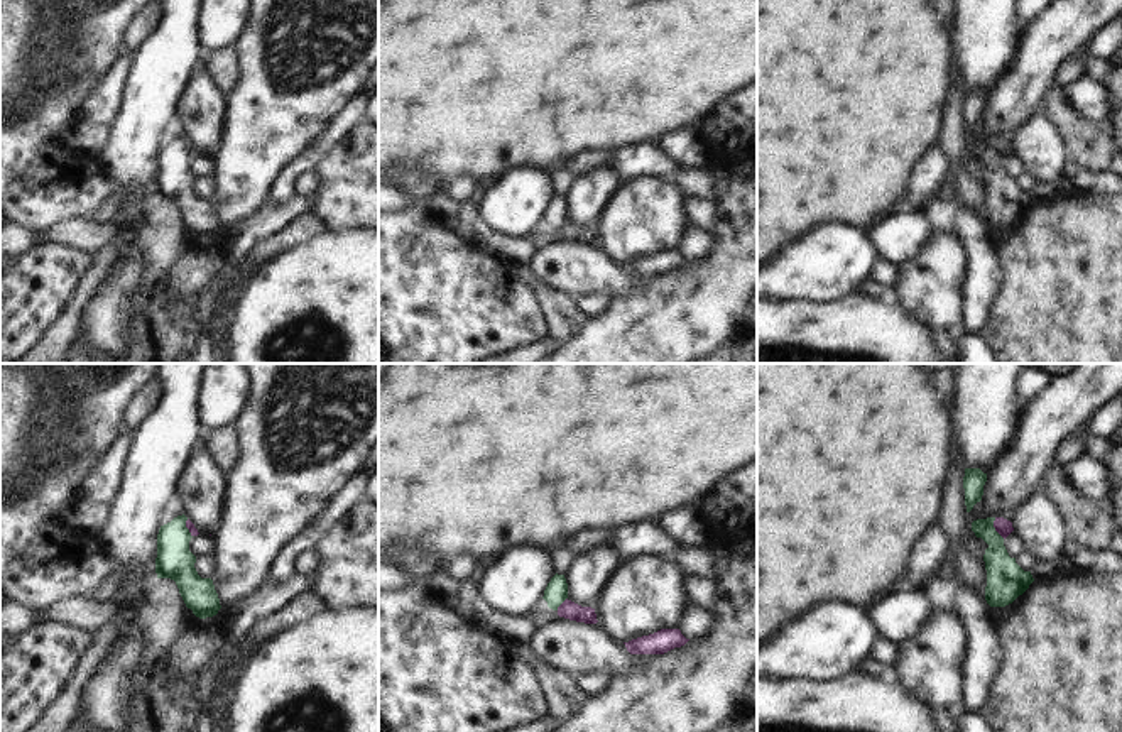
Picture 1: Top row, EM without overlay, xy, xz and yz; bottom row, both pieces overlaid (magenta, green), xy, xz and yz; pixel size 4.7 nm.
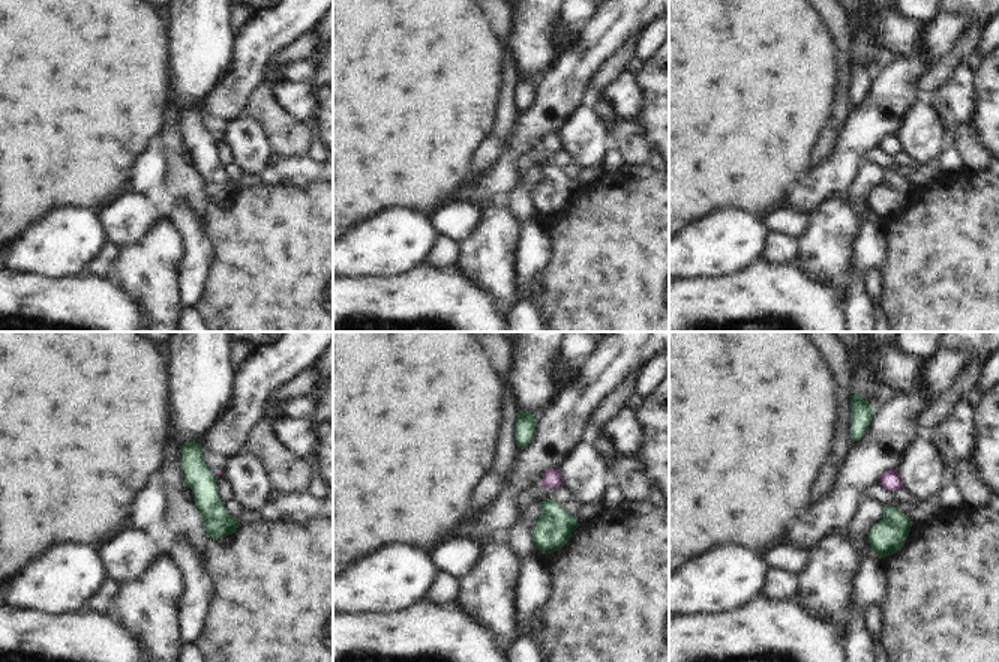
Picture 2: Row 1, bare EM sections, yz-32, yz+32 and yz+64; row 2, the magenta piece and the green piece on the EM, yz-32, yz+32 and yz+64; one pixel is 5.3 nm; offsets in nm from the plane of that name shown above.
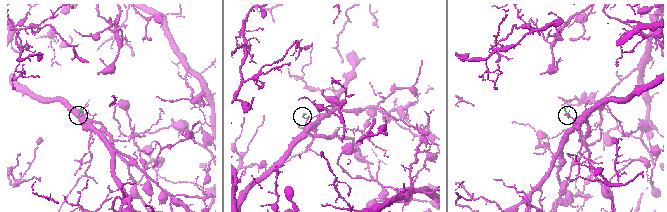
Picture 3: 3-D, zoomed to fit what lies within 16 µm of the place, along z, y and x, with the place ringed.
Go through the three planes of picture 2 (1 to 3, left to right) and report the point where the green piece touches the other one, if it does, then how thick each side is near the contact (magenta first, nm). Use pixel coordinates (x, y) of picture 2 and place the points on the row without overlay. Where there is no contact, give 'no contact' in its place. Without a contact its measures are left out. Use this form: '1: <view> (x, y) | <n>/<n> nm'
1: yz-32 (215, 138) | 20/150 nm
2: no contact
3: no contact

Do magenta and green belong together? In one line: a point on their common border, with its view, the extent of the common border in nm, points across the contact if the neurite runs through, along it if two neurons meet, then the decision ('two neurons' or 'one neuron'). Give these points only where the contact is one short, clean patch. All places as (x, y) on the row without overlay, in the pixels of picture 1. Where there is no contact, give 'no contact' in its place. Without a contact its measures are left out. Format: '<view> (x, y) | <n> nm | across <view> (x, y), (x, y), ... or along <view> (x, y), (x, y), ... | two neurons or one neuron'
yz (994, 147) | 120 nm | along yz (994, 139), (994, 149), (1004, 159) | two neurons

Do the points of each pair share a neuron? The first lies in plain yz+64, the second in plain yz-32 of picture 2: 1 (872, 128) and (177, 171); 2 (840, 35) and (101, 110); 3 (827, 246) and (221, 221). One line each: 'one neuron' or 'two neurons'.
1: two neurons
2: two neurons
3: two neurons

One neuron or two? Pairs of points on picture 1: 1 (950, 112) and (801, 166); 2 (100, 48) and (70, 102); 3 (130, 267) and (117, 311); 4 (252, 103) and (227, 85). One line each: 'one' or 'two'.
1: two
2: one
3: one
4: two

